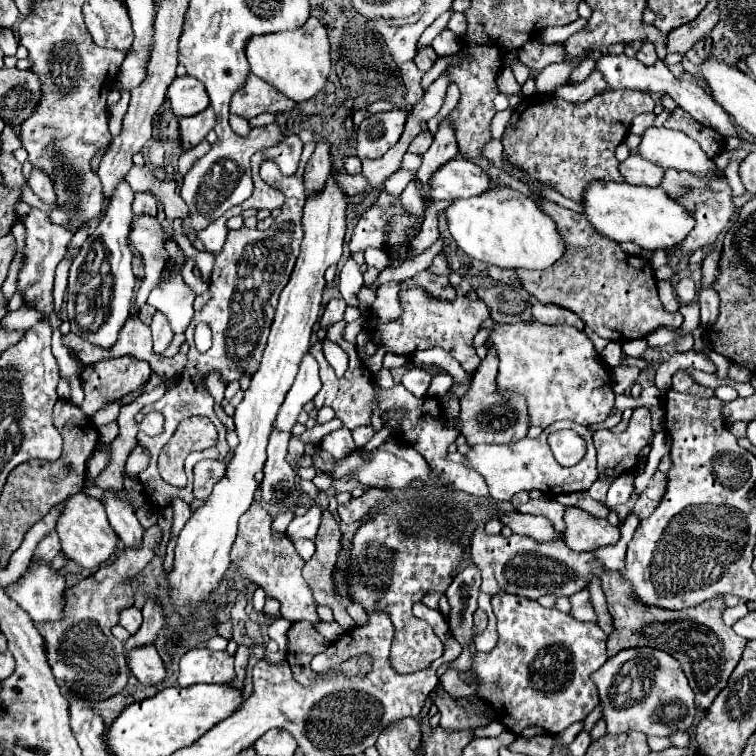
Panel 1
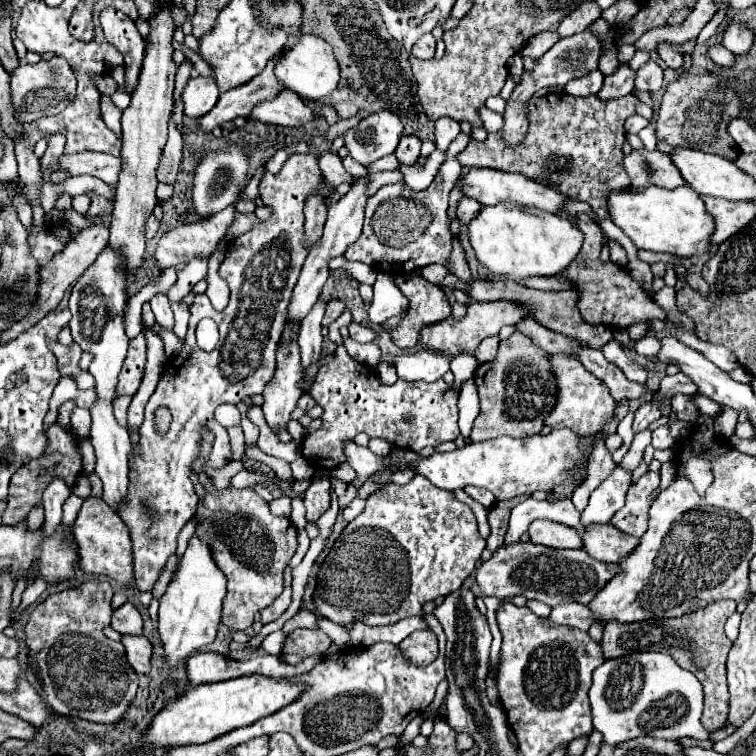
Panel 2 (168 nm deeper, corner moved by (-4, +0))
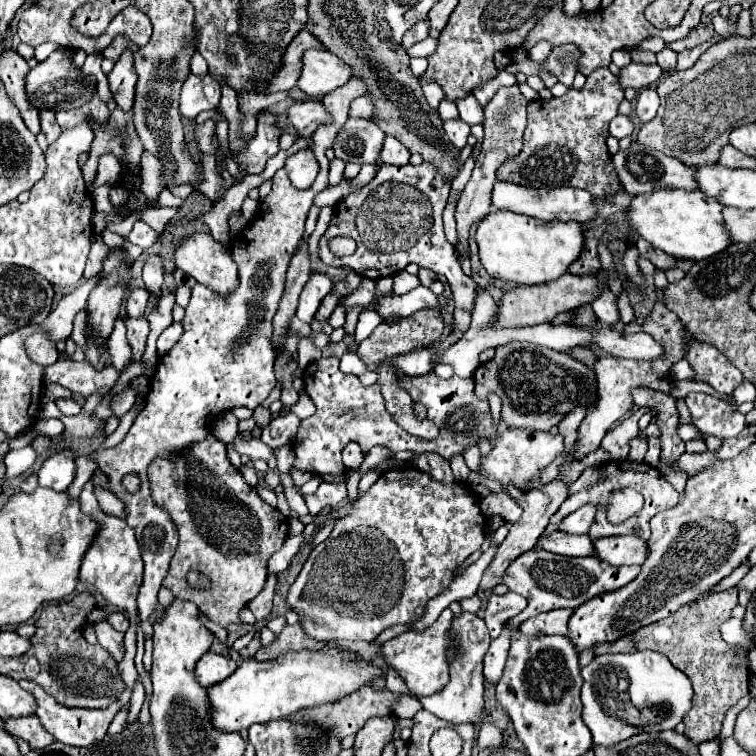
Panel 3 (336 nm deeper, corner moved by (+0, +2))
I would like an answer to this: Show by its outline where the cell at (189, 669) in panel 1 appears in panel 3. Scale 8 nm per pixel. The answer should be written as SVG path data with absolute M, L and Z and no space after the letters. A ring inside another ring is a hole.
M207 652L197 668L195 668L195 676L199 680L199 684L203 684L203 688L209 688L217 682L223 682L227 676L231 676L237 668L237 662L233 662L231 658L225 658L221 654L215 652Z

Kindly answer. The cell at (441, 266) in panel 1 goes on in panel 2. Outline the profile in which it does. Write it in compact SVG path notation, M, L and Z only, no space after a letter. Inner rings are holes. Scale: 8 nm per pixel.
M453 236L453 250L451 250L451 254L449 254L447 264L453 268L453 272L457 274L457 278L461 278L463 282L471 282L471 272L469 272L467 260L465 260L465 256L463 256L463 248L461 248L461 244L457 242L457 236Z

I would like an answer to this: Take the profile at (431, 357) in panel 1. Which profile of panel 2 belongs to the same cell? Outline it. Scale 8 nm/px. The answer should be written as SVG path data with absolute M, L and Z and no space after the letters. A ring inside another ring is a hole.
M473 378L463 382L461 388L461 396L459 396L459 428L461 434L467 438L475 418L479 414L479 396L477 396L477 386L473 382Z

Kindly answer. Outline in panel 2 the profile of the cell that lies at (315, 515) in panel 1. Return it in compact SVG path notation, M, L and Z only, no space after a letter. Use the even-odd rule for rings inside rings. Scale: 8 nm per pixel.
M329 476L313 478L313 484L305 490L305 508L307 508L307 522L317 522L319 516L329 508L331 502L331 480Z

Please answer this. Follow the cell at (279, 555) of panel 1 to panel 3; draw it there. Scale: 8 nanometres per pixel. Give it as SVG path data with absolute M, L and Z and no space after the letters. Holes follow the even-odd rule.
M207 434L207 438L197 444L189 444L173 460L153 460L147 468L147 476L151 482L153 502L169 514L179 530L179 544L163 586L167 586L177 598L197 604L197 608L219 626L241 624L239 610L247 606L265 586L267 560L283 546L283 540L289 534L287 518L277 508L271 508L265 500L261 500L253 486L245 484L239 470L229 462L225 444L213 434ZM191 570L207 576L211 586L207 590L189 590L187 574Z

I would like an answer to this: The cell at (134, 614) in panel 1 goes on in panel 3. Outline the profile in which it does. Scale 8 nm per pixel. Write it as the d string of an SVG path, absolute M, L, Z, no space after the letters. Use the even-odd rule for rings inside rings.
M113 612L107 620L109 620L109 624L111 624L115 630L119 630L119 632L125 632L125 630L127 630L127 626L129 626L127 616L125 616L125 614L121 614L121 612Z

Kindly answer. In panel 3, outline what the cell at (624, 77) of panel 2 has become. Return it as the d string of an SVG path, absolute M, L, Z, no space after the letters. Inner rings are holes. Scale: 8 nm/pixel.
M631 62L629 66L625 66L621 70L621 88L635 88L635 90L641 90L641 88L649 88L653 86L661 76L665 74L665 70L661 68L661 74L659 74L659 66L657 64L635 64Z

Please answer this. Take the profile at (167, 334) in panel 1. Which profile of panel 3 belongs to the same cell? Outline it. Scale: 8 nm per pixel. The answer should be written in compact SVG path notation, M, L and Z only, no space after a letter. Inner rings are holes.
M153 254L145 260L143 282L145 282L149 292L155 292L157 296L161 296L161 284L163 284L163 260L161 260L161 256Z

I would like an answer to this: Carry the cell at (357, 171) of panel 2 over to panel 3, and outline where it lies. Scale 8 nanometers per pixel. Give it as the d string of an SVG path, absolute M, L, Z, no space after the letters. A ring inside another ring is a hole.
M333 158L329 162L329 184L339 184L341 182L343 168L345 168L345 162L339 160L339 158Z

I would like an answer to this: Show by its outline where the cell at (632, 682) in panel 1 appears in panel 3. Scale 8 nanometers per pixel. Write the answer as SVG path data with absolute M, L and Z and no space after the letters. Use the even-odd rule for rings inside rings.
M653 650L595 656L591 664L581 670L581 676L583 720L595 744L613 746L639 732L671 730L691 708L691 682L663 654Z

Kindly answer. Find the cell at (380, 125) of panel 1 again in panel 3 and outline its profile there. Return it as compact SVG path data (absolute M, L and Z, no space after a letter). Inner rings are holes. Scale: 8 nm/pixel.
M349 118L333 140L335 158L355 164L375 164L385 134L373 120Z

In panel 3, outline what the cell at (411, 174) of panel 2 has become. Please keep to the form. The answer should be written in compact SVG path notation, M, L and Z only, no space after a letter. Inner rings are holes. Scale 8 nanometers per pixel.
M599 68L587 76L587 82L581 90L569 90L567 94L559 98L545 100L533 100L527 104L527 128L525 128L525 140L523 150L499 166L497 180L513 182L527 188L561 188L561 186L575 186L589 190L595 198L607 198L613 196L621 184L617 178L617 172L611 164L611 154L607 150L607 136L609 136L609 122L617 116L617 106L623 100L623 88L619 86L619 80L609 72L609 68Z

